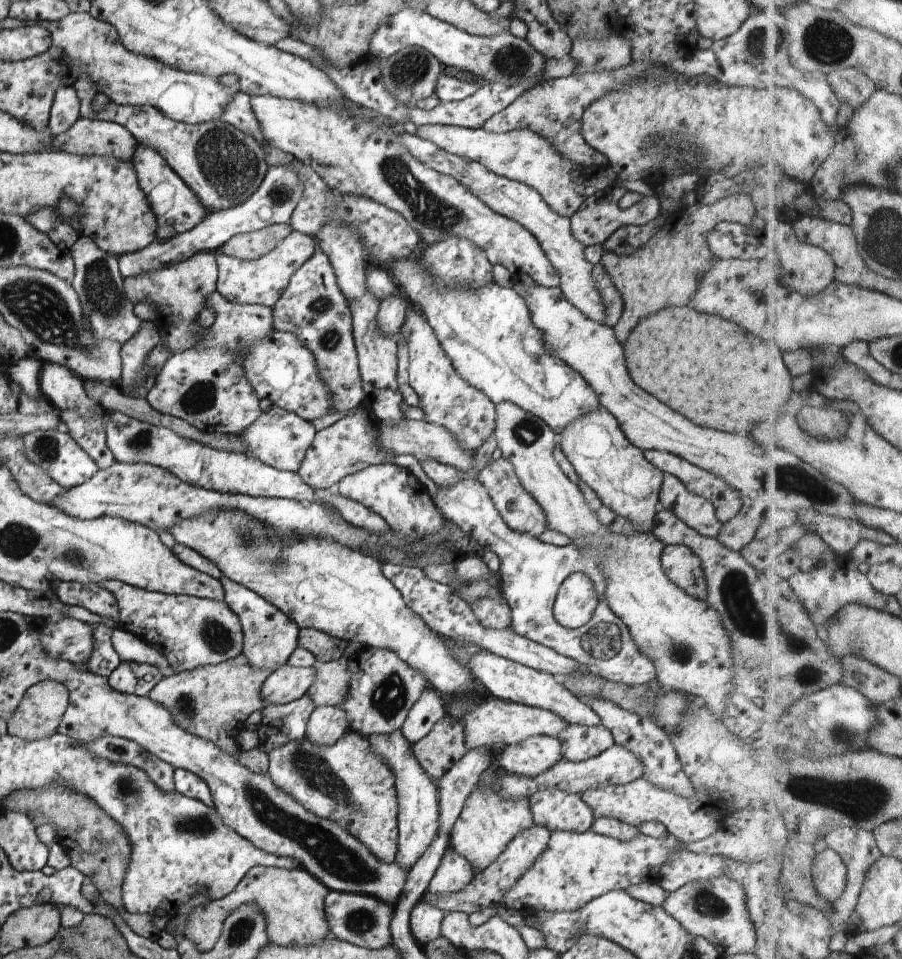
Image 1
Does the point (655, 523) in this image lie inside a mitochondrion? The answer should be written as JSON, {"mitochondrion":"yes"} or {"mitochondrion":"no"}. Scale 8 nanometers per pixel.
{"mitochondrion":"no"}

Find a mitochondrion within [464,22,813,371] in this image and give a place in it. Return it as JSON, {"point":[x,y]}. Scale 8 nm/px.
{"point":[511,61]}

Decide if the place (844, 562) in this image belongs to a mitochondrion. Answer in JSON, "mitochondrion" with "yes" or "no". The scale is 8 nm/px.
{"mitochondrion":"no"}

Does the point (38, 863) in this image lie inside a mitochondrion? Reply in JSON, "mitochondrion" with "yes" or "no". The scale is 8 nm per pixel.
{"mitochondrion":"no"}

